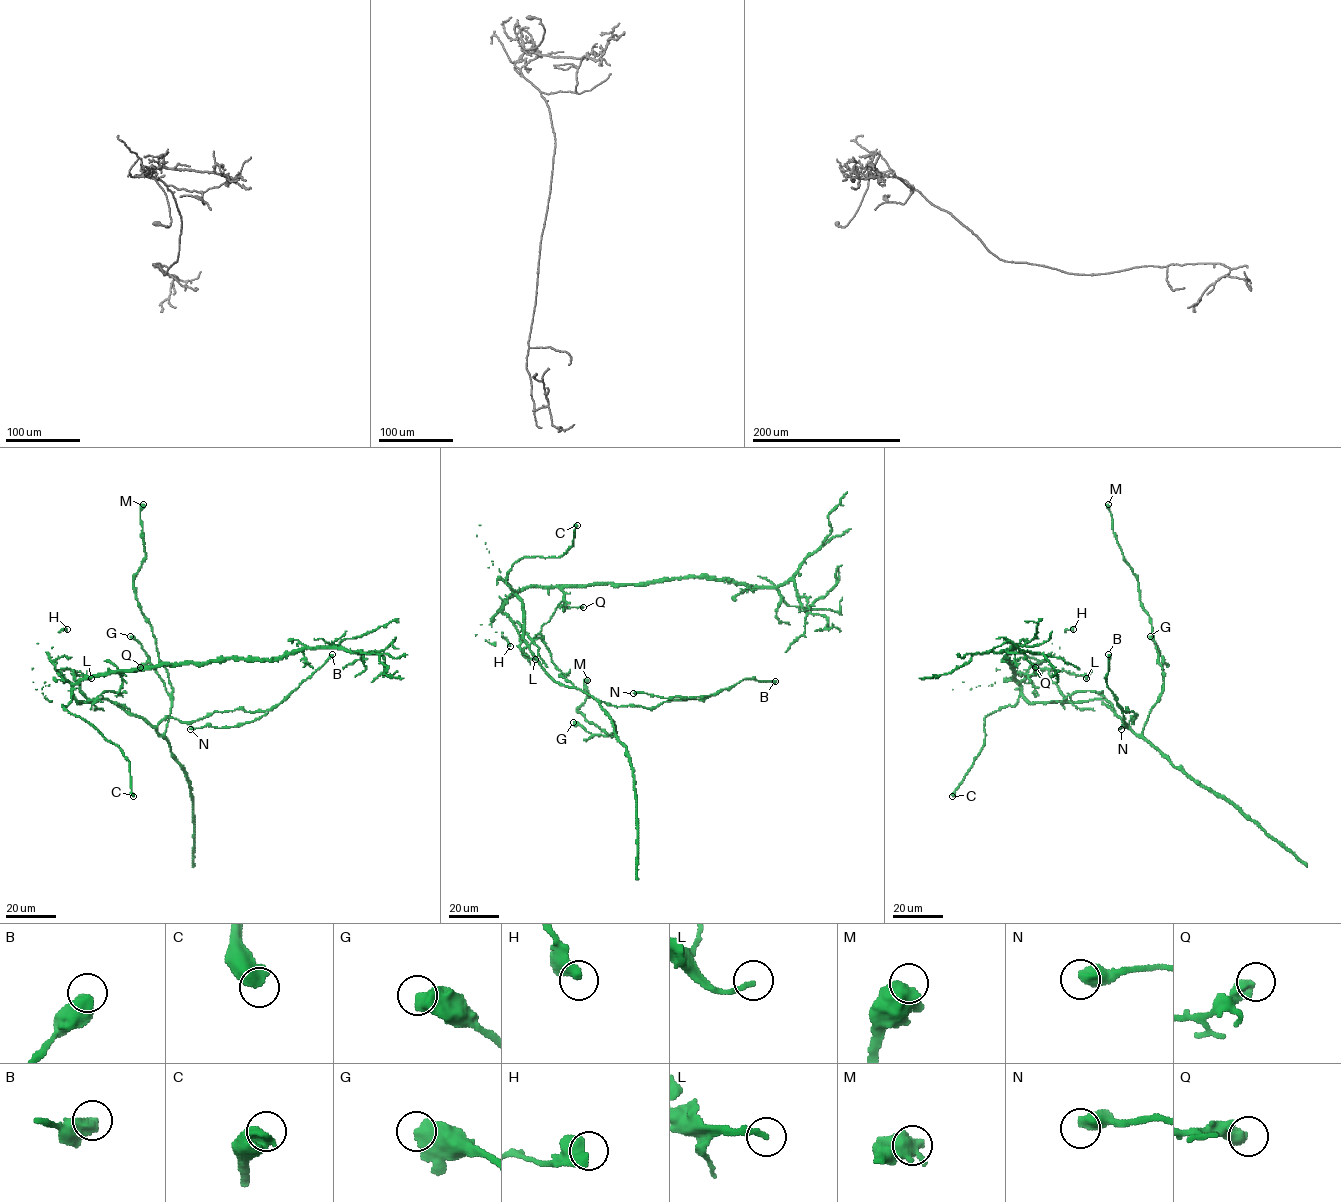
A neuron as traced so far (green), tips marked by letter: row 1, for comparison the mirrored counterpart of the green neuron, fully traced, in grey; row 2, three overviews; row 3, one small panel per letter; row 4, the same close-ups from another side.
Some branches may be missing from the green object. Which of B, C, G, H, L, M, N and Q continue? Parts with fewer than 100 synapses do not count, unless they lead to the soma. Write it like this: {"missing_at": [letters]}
{"missing_at": ["C"]}

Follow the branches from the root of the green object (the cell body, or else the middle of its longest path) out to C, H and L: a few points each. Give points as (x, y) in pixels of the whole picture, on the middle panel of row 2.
C: (523, 605), (506, 582), (512, 566), (526, 557), (559, 557), (573, 546), (577, 525)
H: (523, 605), (513, 593), (494, 616), (491, 627), (510, 646)
L: (523, 605), (513, 593), (502, 612), (518, 632), (521, 651), (535, 659)

